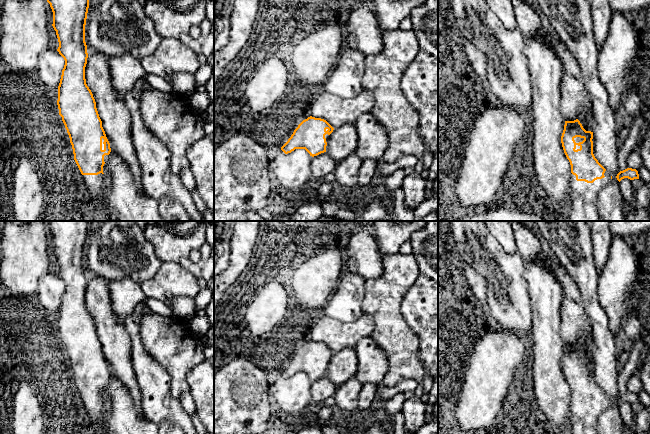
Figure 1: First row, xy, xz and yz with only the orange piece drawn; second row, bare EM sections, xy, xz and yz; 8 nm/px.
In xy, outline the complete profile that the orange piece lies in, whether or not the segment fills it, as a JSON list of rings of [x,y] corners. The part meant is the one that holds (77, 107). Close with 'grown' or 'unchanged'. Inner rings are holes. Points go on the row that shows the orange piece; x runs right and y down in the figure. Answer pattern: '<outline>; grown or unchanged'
[[[47,0],[47,2],[53,12],[52,26],[59,42],[57,51],[65,60],[58,86],[59,115],[69,135],[74,160],[82,174],[90,199],[92,201],[103,200],[103,193],[109,185],[108,175],[103,173],[103,166],[109,159],[111,148],[102,127],[95,99],[85,79],[88,58],[85,25],[89,0]]]; grown

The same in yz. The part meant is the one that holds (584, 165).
[[[578,119],[565,121],[561,143],[571,165],[572,199],[572,211],[565,221],[601,221],[597,197],[612,176],[595,158],[592,139],[593,132],[586,131]]]; grown

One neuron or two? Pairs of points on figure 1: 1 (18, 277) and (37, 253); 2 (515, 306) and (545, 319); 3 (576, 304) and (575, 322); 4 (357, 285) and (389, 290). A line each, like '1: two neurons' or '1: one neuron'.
1: one neuron
2: two neurons
3: one neuron
4: two neurons

